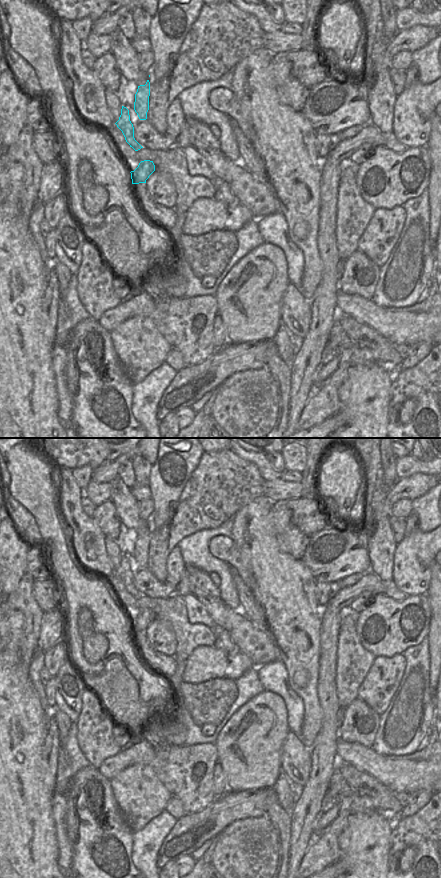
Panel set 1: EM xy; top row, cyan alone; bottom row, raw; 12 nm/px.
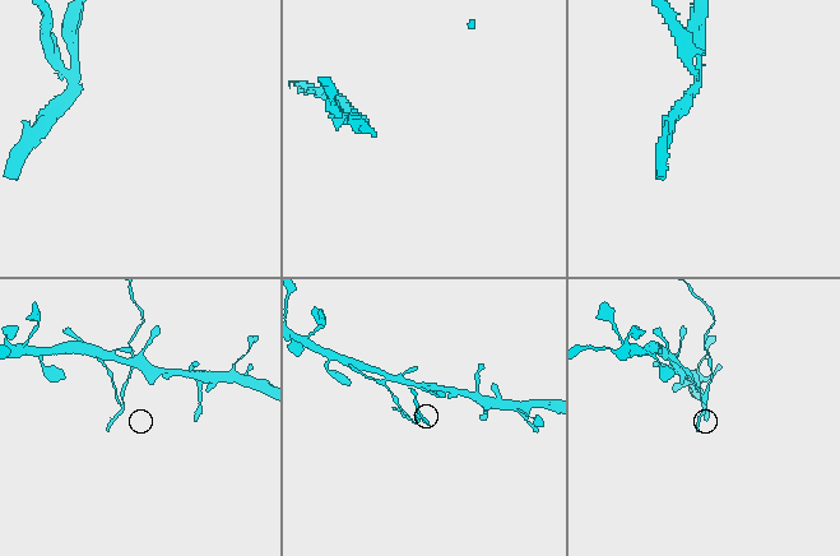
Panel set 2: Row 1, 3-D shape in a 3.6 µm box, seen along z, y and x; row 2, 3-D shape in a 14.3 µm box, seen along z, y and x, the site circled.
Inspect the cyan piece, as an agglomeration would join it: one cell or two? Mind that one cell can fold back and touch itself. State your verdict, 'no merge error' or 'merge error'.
merge error

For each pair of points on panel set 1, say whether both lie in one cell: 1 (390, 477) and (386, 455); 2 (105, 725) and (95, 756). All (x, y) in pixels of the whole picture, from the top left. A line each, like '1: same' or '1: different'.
1: same
2: same

